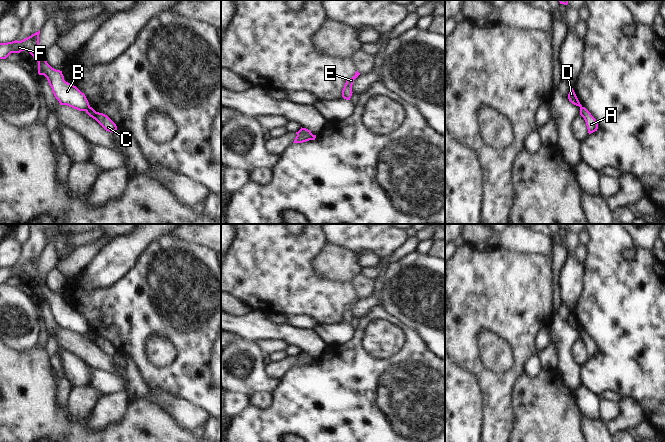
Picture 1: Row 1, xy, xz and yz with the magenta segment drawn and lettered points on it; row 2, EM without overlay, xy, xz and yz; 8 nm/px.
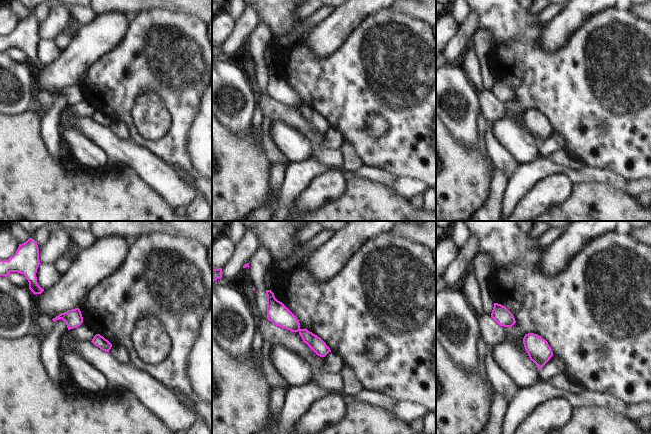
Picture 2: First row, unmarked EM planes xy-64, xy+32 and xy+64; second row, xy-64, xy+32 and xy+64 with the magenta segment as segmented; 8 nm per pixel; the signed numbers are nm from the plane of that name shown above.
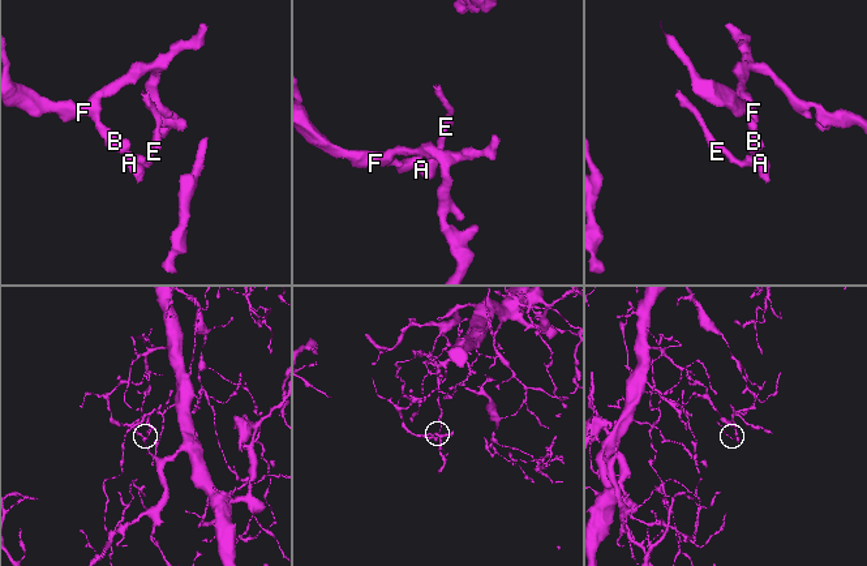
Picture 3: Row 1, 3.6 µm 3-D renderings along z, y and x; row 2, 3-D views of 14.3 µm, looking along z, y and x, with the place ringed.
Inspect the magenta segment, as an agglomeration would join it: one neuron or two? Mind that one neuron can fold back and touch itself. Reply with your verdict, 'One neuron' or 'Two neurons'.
Two neurons.

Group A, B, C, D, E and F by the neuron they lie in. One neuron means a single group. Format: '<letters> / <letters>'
A C E / B D F

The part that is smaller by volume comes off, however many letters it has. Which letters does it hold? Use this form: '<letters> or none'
A, C, E

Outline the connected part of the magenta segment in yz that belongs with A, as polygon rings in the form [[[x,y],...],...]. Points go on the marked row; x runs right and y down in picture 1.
[[[580,107],[580,115],[584,118],[588,133],[591,134],[598,129],[598,123],[596,119],[591,115],[591,113],[585,108]]]

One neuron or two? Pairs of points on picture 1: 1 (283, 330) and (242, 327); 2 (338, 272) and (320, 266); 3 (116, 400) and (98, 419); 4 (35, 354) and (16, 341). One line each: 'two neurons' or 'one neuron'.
1: one neuron
2: one neuron
3: one neuron
4: two neurons

